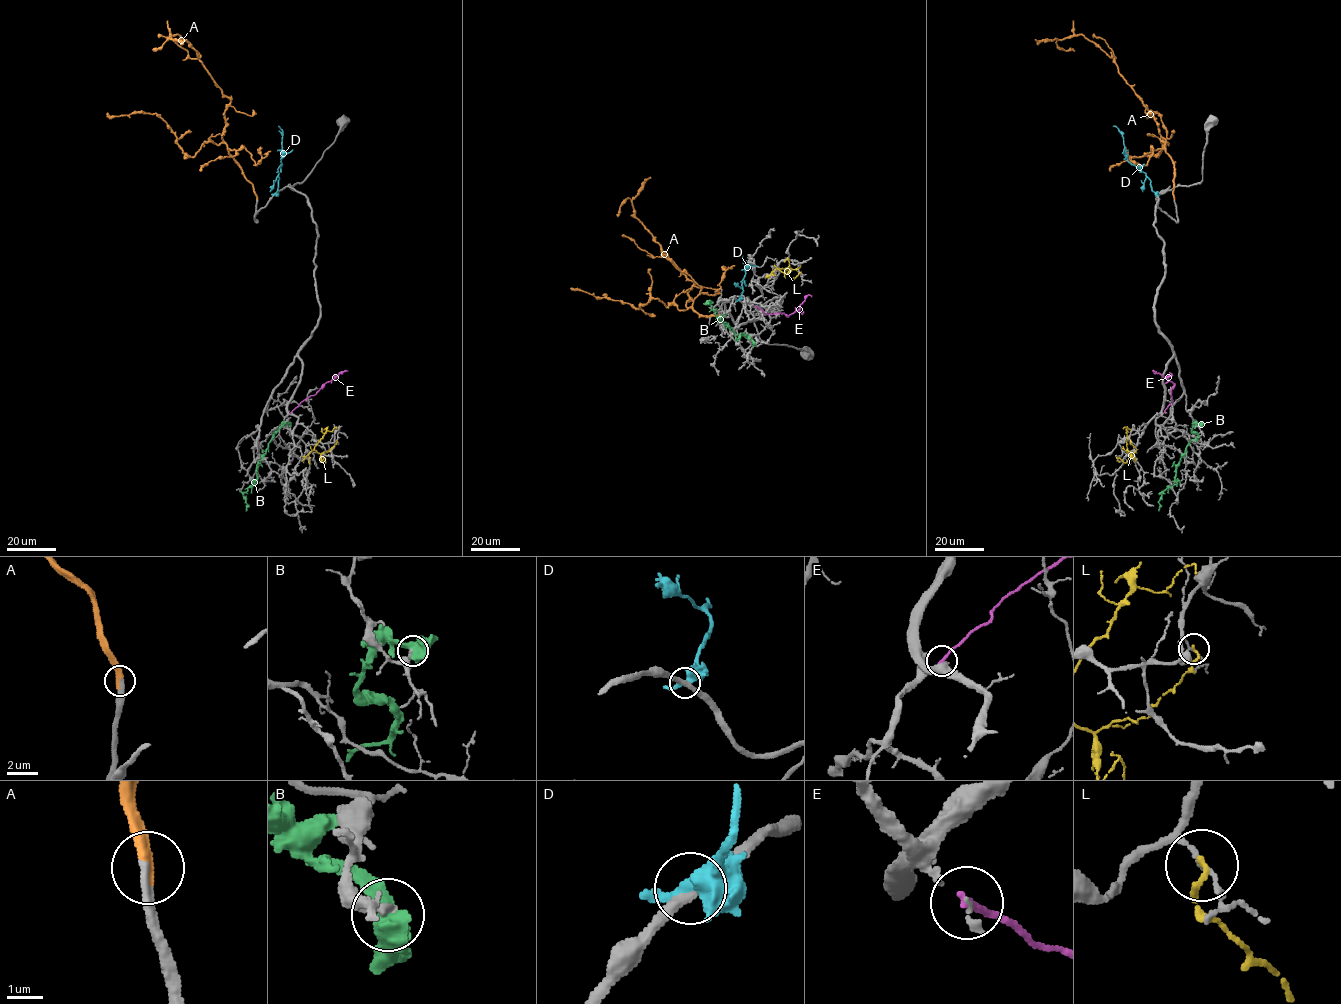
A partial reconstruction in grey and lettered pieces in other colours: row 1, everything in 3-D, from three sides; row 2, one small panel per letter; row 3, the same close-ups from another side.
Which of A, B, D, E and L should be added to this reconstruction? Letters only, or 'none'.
A

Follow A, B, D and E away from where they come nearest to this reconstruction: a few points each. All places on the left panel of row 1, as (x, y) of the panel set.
A: (257, 198), (222, 138), (224, 112), (230, 100), (187, 41), (178, 34), (168, 39), (187, 39)
B: (289, 425), (283, 423), (269, 443), (257, 468), (255, 484), (243, 494), (246, 511)
D: (275, 194), (282, 154), (282, 130), (278, 125)
E: (291, 412), (324, 384), (347, 371)

